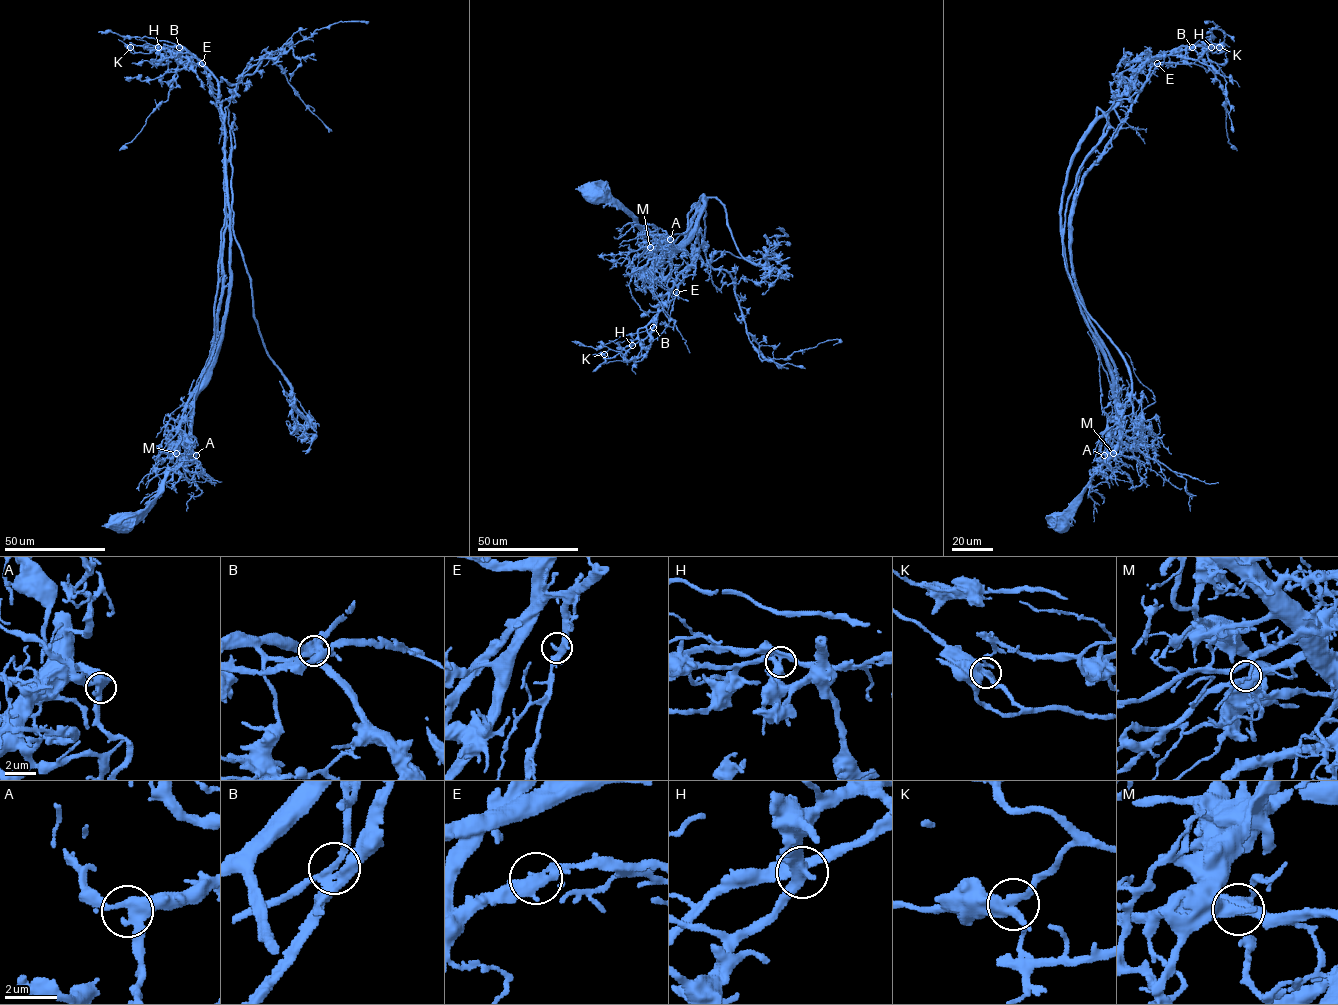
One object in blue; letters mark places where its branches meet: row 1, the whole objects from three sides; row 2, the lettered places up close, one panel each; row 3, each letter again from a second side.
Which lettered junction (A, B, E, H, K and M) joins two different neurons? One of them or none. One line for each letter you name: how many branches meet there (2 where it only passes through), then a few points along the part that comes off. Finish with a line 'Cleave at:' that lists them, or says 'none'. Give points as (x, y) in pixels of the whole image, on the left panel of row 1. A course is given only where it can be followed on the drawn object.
Cleave at: none

